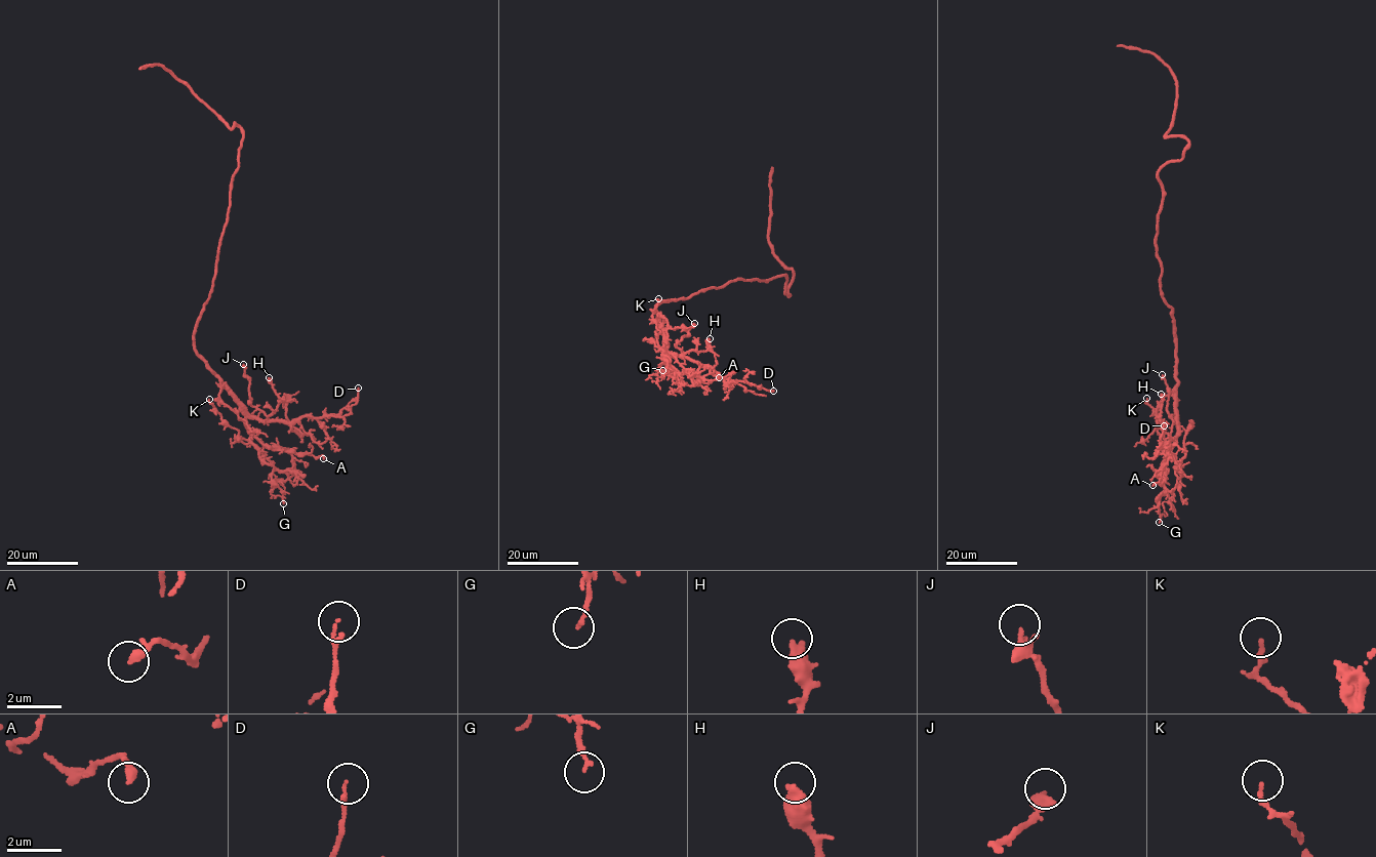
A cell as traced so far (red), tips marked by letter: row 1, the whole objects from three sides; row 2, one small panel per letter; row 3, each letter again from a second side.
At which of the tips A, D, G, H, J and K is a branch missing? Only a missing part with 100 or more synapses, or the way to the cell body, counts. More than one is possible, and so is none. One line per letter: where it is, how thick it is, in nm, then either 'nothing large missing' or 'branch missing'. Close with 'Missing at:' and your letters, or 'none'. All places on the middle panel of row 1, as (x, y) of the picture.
A: at (719, 377); 280 nm thick; nothing large missing
D: at (773, 391); 150 nm thick; nothing large missing
G: at (662, 370); 140 nm thick; nothing large missing
H: at (710, 338); 440 nm thick; nothing large missing
J: at (694, 323); 240 nm thick; nothing large missing
K: at (658, 298); 170 nm thick; nothing large missing
Missing at: none

